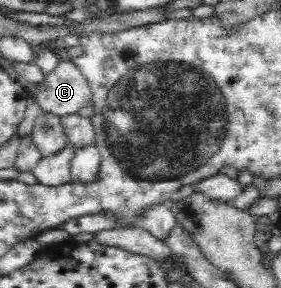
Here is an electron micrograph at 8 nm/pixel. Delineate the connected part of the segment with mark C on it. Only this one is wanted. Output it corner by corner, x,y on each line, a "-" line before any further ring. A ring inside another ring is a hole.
63,56
58,64
52,73
44,74
44,79
37,85
35,99
43,113
61,118
78,113
91,103
91,88
72,59

